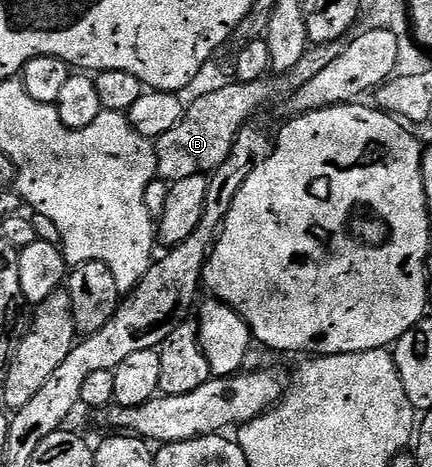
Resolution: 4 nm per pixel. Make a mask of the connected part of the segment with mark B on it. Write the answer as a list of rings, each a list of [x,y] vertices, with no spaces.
[[[275,78],[253,82],[230,82],[196,98],[186,105],[181,122],[173,130],[154,137],[155,170],[163,180],[174,182],[210,174],[229,158],[237,134],[246,124],[252,123],[254,112],[259,112],[275,96],[279,84]]]

